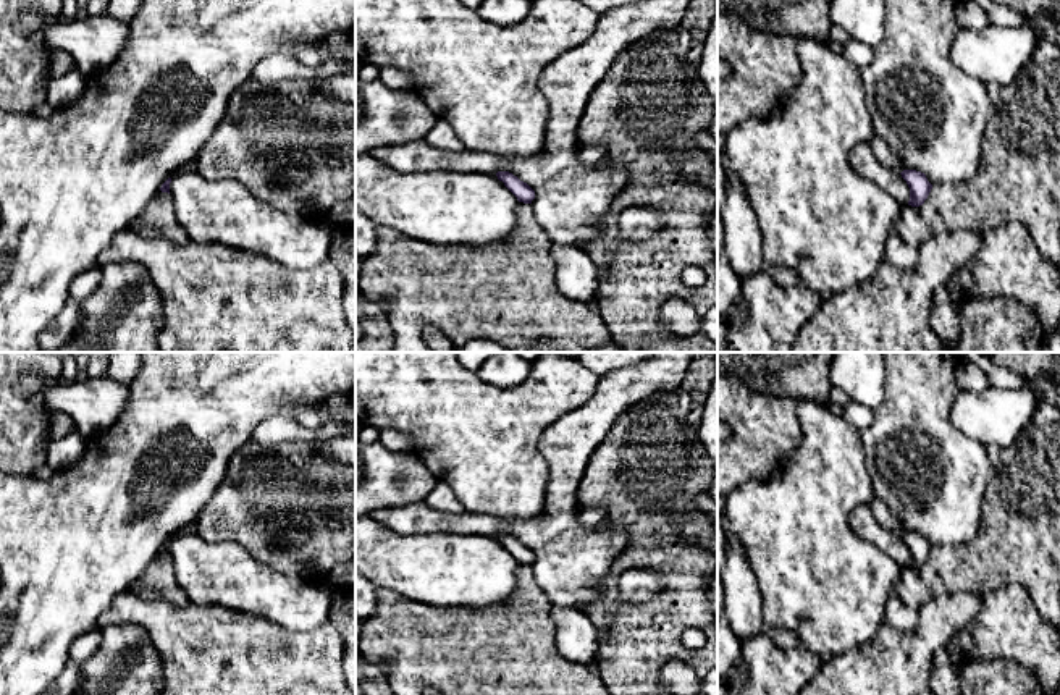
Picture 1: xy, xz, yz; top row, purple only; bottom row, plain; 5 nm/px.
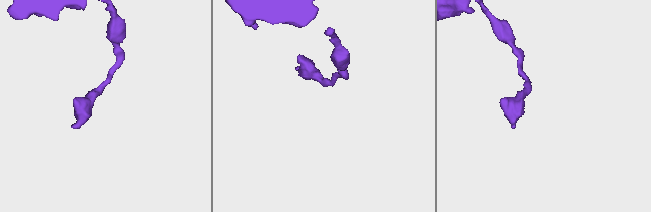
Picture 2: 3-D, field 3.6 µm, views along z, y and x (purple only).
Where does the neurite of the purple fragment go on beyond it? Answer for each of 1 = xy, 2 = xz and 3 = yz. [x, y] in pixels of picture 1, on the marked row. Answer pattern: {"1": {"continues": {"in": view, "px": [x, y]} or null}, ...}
{"1": {"continues": null}, "2": {"continues": null}, "3": {"continues": null}}

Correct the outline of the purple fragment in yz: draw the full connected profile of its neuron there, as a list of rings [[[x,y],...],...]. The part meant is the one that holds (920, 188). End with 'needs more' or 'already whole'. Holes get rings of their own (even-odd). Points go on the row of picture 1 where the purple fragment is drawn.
[[[903,170],[900,175],[910,187],[908,205],[923,205],[932,189],[932,184],[928,181],[926,175],[916,170]]]; already whole

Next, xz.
[[[498,171],[498,179],[517,197],[519,202],[532,204],[535,191],[509,171]]]; already whole

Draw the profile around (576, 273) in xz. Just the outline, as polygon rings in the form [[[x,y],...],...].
[[[556,244],[549,255],[556,263],[557,288],[572,301],[595,304],[598,273],[590,255],[577,246]]]

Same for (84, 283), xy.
[[[94,267],[87,272],[79,273],[69,286],[68,297],[79,307],[84,304],[84,301],[95,291],[102,278],[100,267]]]

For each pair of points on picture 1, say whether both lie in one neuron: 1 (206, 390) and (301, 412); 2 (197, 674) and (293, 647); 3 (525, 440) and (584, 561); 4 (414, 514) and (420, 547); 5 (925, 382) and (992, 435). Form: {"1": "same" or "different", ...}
{"1": "different", "2": "same", "3": "different", "4": "different", "5": "different"}

